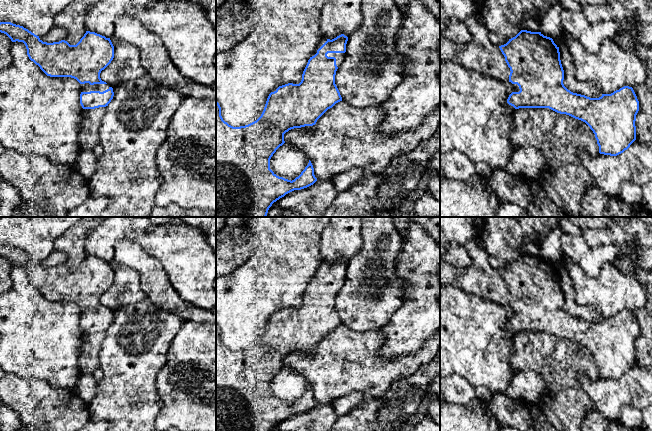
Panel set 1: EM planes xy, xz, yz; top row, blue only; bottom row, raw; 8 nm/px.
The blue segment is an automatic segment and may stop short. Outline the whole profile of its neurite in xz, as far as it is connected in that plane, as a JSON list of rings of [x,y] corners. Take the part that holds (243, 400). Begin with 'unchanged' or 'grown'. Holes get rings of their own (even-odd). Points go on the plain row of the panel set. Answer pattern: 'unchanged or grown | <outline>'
grown | [[[344,258],[332,264],[323,261],[308,284],[301,306],[288,307],[271,316],[261,340],[248,349],[229,349],[223,344],[221,331],[216,325],[216,431],[271,431],[286,418],[307,412],[317,405],[310,384],[301,398],[291,405],[277,400],[270,393],[270,383],[285,367],[286,356],[315,349],[328,333],[342,325],[335,299],[344,284],[347,265]]]

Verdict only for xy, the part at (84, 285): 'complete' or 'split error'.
split error

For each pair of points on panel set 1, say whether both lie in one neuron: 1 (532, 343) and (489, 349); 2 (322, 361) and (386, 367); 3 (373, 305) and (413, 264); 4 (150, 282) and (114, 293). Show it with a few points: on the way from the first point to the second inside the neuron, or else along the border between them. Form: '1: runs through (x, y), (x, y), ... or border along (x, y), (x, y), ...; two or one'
1: border along (516, 333), (514, 348), (510, 357), (510, 369); two
2: runs through (338, 364), (370, 367); one
3: border along (400, 253), (396, 274), (404, 283), (402, 300); two
4: border along (127, 266), (137, 272), (143, 290); two

